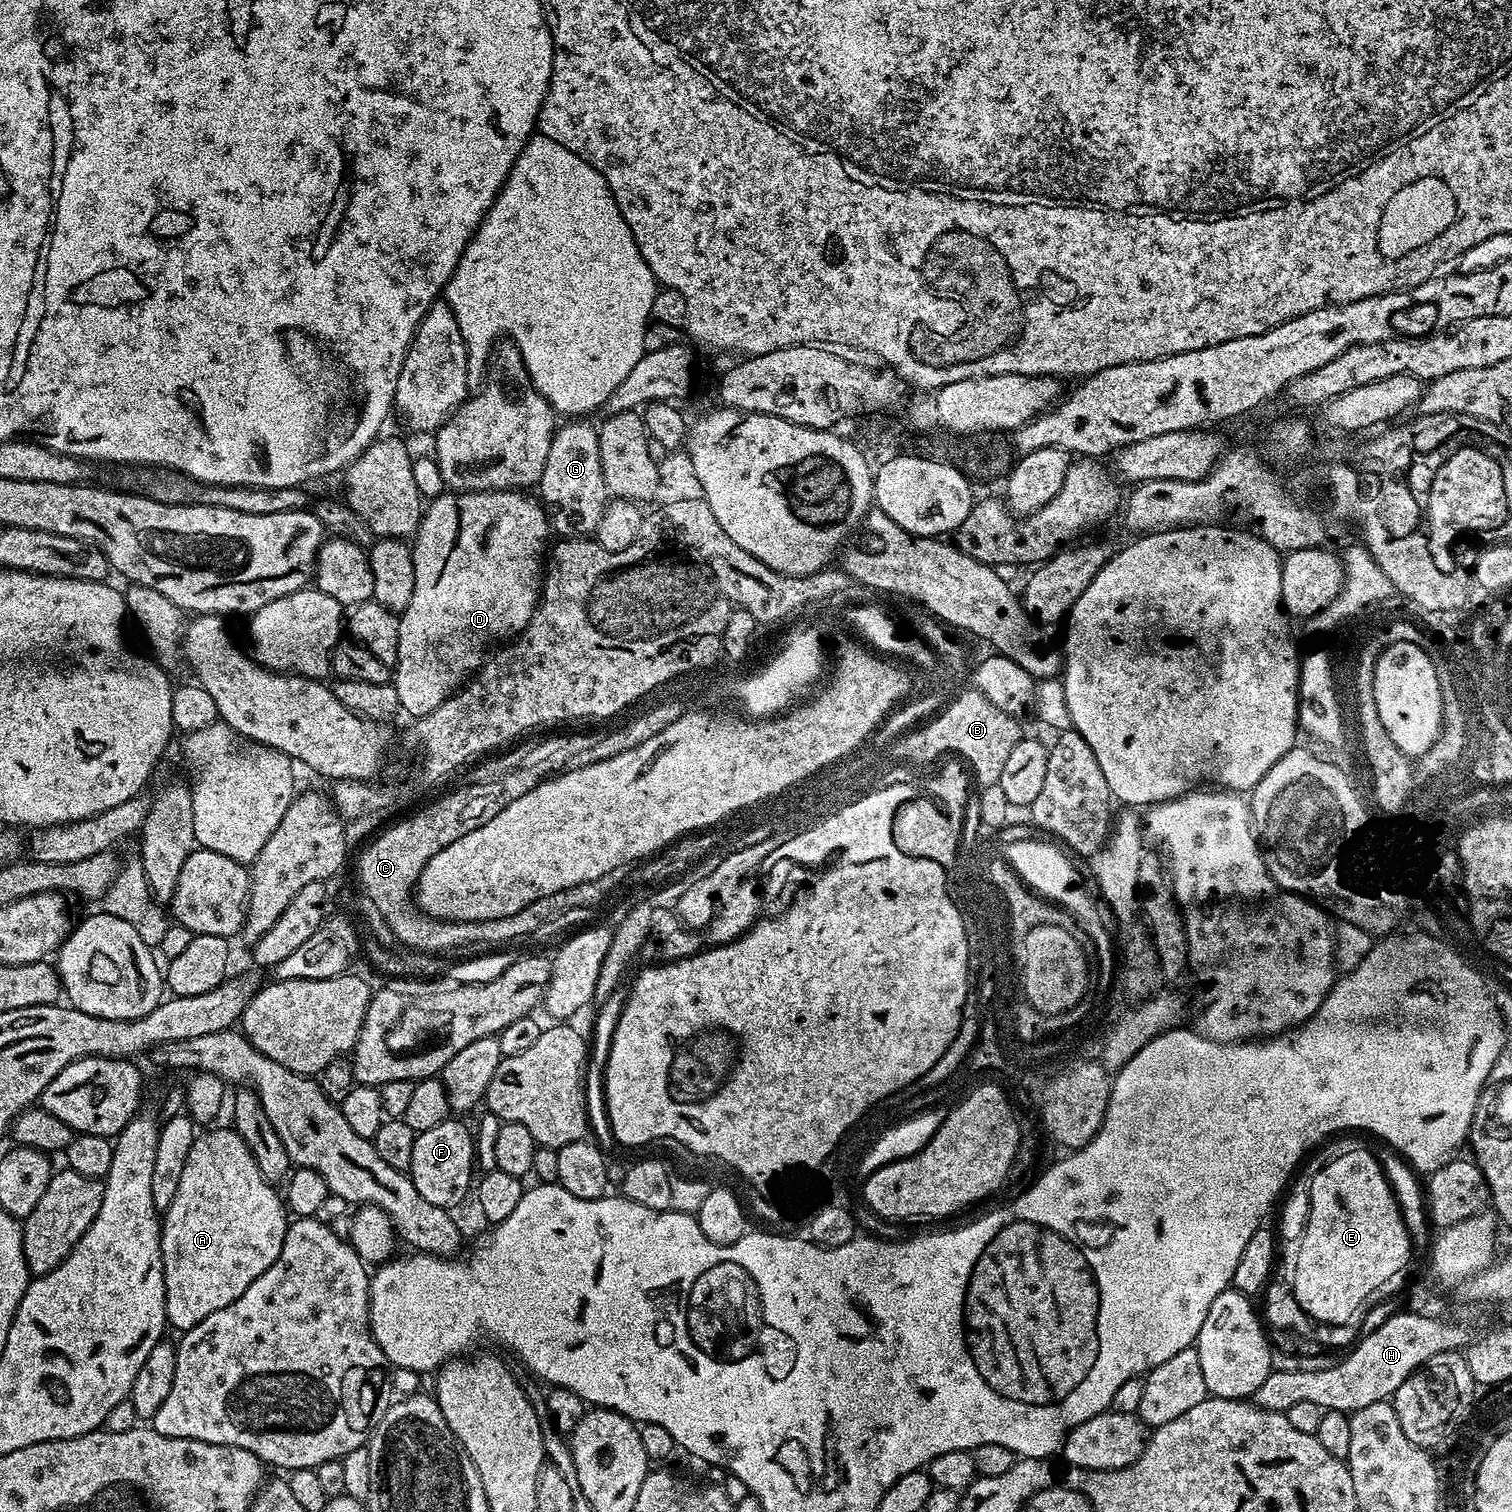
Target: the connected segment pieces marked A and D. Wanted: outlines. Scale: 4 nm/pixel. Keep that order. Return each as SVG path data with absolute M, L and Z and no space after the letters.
M235 1127L216 1128L213 1132L208 1132L205 1136L197 1135L193 1142L186 1164L182 1169L182 1176L179 1179L177 1193L174 1194L173 1201L168 1209L162 1212L162 1227L160 1230L160 1249L162 1250L162 1266L164 1267L164 1285L166 1286L166 1318L171 1327L187 1330L198 1326L202 1318L214 1314L214 1310L222 1310L222 1306L230 1306L234 1298L238 1298L254 1282L254 1278L261 1276L282 1254L282 1242L286 1238L286 1230L290 1223L289 1213L286 1211L285 1201L275 1192L273 1185L258 1170L258 1162L254 1162L254 1154L246 1146L246 1142L237 1134Z
M445 490L440 493L439 496L431 497L427 501L426 507L423 509L423 516L420 520L420 525L417 526L414 539L411 541L410 547L412 550L412 561L414 562L414 588L413 596L410 598L409 604L399 613L398 619L400 625L398 626L398 646L396 647L396 663L394 665L394 683L396 689L398 690L398 702L400 703L401 709L406 713L409 712L412 715L412 718L419 718L430 714L438 706L442 706L442 702L446 702L448 697L453 695L471 677L473 674L480 671L481 666L483 666L486 659L486 652L483 652L483 648L488 648L491 644L499 645L501 642L511 641L513 638L520 635L525 626L530 622L530 618L534 613L536 613L536 606L540 603L540 594L542 591L542 561L546 556L546 545L549 543L548 536L550 537L550 521L548 518L548 513L546 511L545 505L541 503L535 495L529 494L524 490L493 490L491 492L454 492L451 490Z

